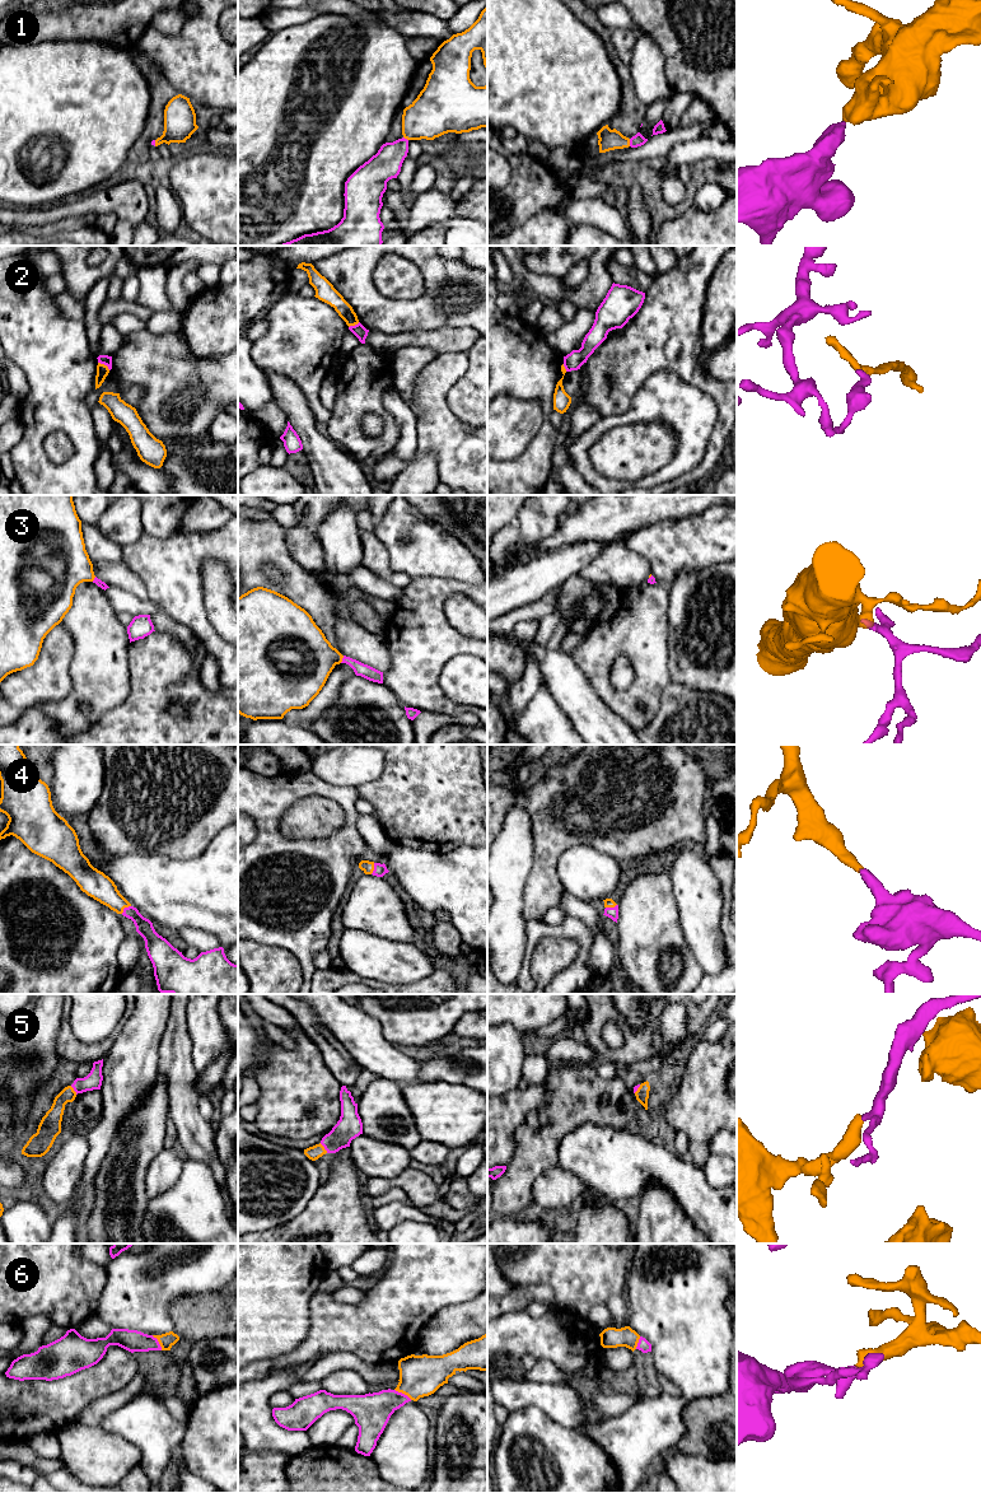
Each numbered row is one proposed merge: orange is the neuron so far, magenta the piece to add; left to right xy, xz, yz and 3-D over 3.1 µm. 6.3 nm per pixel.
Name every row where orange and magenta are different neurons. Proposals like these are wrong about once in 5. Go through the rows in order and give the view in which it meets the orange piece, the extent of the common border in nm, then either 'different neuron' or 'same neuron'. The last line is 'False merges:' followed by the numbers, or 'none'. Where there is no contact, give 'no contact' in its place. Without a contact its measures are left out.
1: contact in yz; length 50 nm; same neuron
2: contact in xy; length 90 nm; different neuron
3: contact in xz; length 50 nm; same neuron
4: contact in xy; length 80 nm; same neuron
5: contact in xz; length 80 nm; same neuron
6: contact in xz; length 130 nm; same neuron
False merges: 2

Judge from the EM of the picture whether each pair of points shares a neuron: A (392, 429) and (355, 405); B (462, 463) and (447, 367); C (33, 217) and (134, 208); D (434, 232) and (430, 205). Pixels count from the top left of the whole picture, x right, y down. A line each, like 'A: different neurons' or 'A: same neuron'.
A: same neuron
B: same neuron
C: same neuron
D: different neurons

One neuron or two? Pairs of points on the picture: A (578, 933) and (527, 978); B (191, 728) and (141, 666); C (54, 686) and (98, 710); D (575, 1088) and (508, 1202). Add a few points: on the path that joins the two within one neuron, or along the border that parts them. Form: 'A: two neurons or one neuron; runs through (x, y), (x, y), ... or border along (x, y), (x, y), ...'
A: one neuron; runs through (557, 931), (542, 931), (532, 941), (528, 957)
B: one neuron; runs through (172, 723), (153, 704), (153, 685)
C: two neurons; border along (69, 663), (73, 690), (57, 700), (41, 705)
D: one neuron; runs through (560, 1116), (536, 1144), (535, 1155), (521, 1174)

